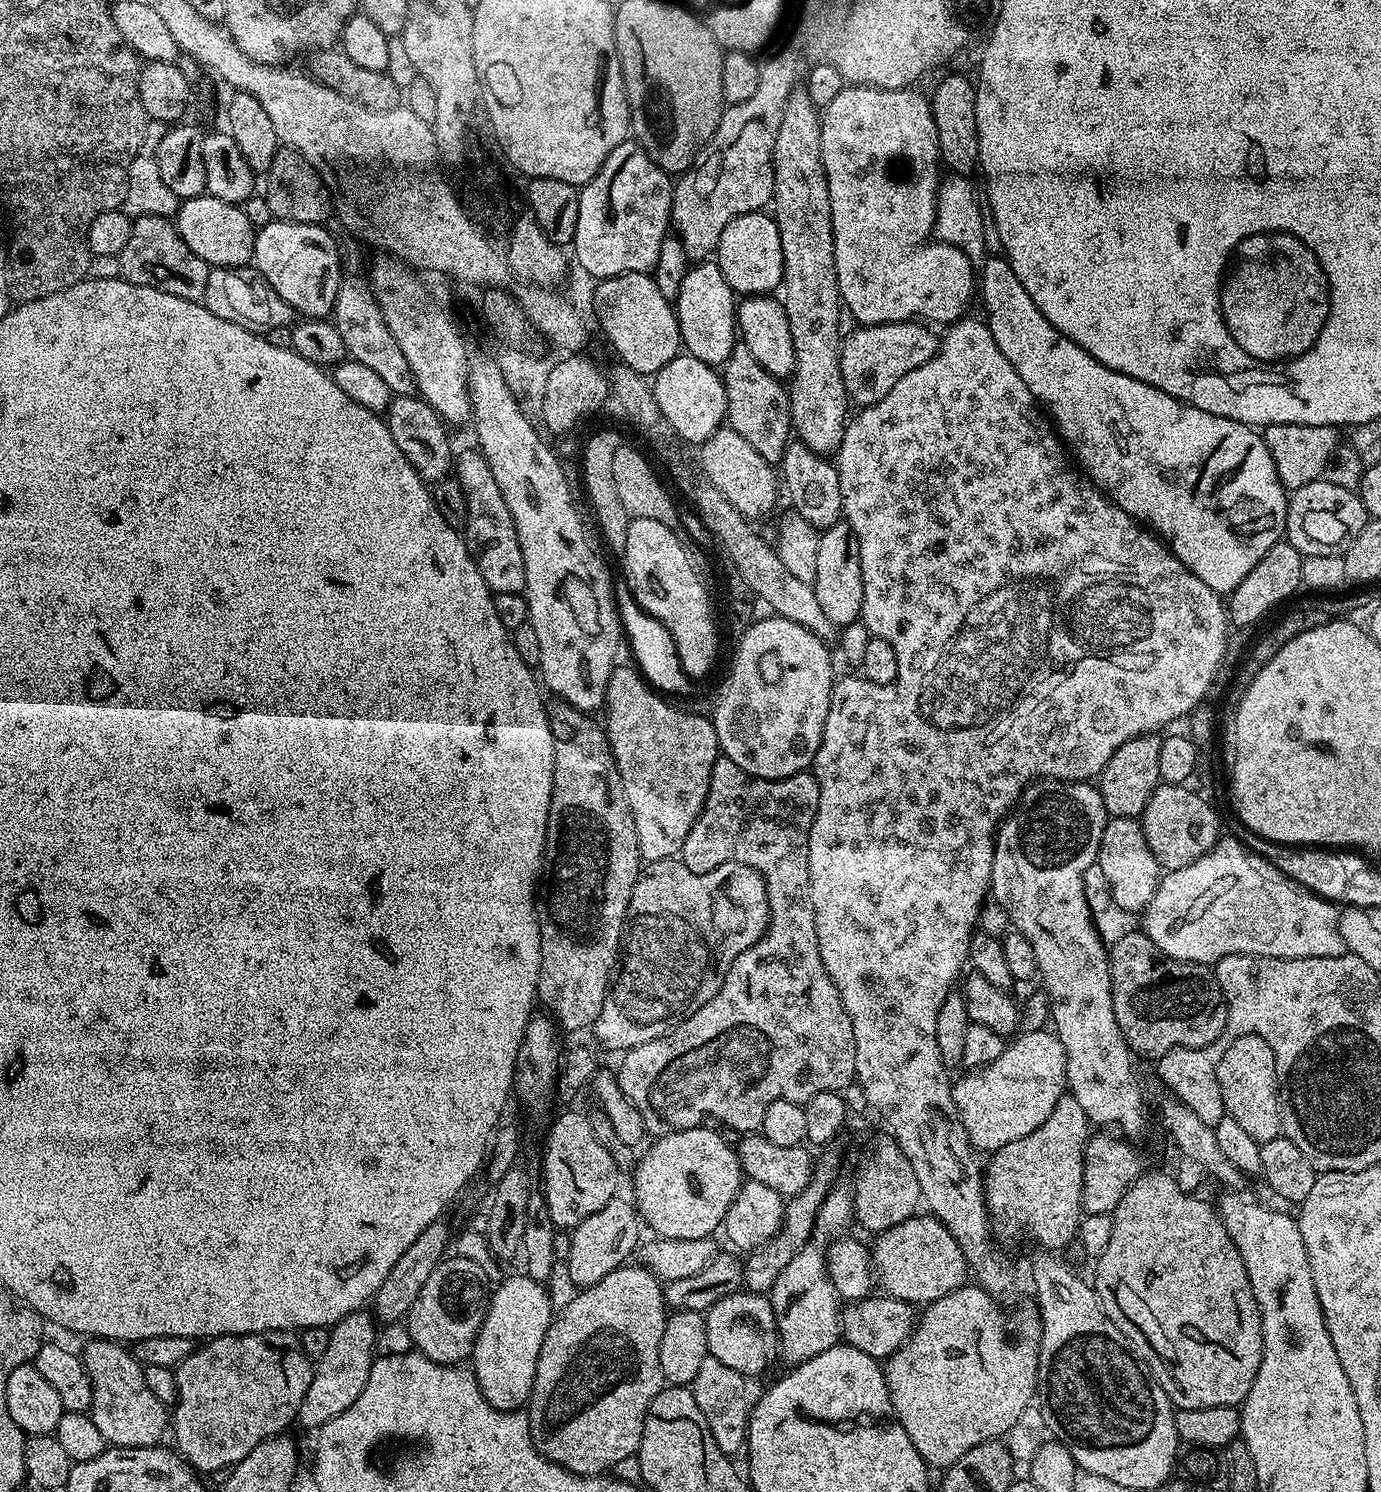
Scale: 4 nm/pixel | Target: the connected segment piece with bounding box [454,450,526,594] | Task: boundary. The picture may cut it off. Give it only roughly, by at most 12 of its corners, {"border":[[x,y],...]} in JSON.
{"border":[[479,450],[455,457],[468,542],[493,593],[526,586],[514,518]]}

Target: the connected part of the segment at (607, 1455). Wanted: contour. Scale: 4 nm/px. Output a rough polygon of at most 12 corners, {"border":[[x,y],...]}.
{"border":[[625,1263],[555,1313],[526,1405],[550,1462],[639,1453],[666,1384],[653,1272]]}

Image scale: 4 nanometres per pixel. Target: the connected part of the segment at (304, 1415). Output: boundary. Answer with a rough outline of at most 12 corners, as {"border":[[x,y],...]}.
{"border":[[366,1310],[329,1329],[297,1423],[318,1430],[354,1404],[375,1360]]}

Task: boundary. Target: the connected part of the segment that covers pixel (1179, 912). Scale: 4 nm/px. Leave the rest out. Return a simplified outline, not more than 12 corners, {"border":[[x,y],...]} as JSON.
{"border":[[1235,838],[1161,875],[1170,958],[1328,958],[1340,908]]}

